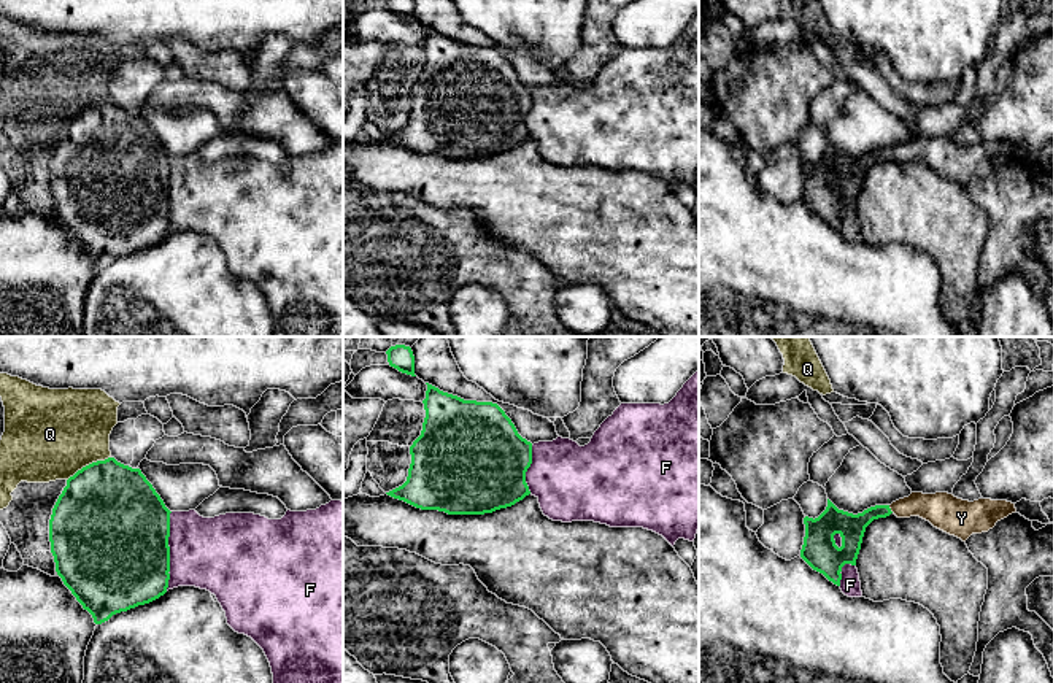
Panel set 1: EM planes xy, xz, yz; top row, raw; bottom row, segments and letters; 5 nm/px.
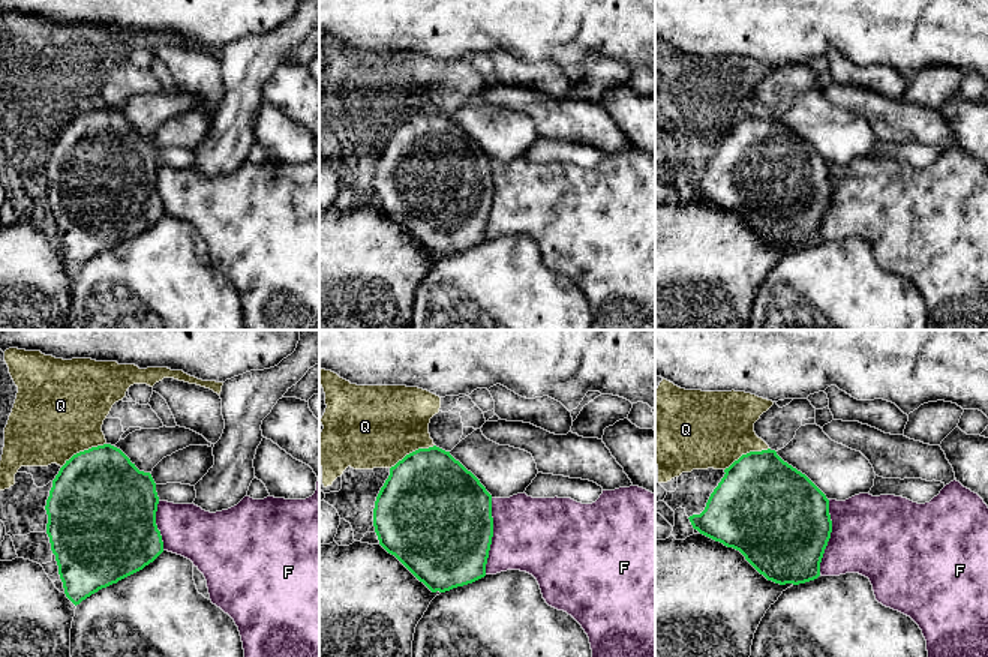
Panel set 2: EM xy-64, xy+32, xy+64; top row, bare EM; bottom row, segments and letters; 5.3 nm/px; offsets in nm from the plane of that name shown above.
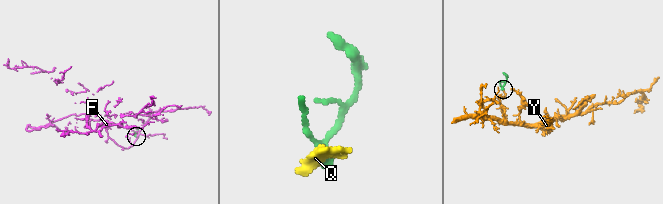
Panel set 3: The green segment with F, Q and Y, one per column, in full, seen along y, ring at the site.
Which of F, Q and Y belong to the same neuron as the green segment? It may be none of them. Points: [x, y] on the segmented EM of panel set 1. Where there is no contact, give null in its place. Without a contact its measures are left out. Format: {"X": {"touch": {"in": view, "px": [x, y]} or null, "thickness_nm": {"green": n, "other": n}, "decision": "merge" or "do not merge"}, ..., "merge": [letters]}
{"F": {"touch": {"in": "xy", "px": [169, 551]}, "thickness_nm": {"green": 500, "other": 380}, "decision": "do not merge"}, "Q": {"touch": {"in": "xy", "px": [89, 464]}, "thickness_nm": {"green": 480, "other": 460}, "decision": "do not merge"}, "Y": {"touch": {"in": "yz", "px": [890, 509]}, "thickness_nm": {"green": 140, "other": 170}, "decision": "merge"}, "merge": ["Y"]}

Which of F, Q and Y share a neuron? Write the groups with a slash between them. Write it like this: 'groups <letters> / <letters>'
groups F / Q / Y

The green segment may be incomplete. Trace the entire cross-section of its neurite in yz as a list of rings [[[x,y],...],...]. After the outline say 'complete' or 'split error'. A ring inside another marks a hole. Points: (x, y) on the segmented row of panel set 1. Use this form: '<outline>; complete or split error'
[[[912,492],[891,505],[875,505],[853,515],[839,510],[829,499],[818,518],[804,518],[805,537],[800,558],[829,581],[840,586],[842,567],[856,565],[866,527],[894,513],[897,518],[920,516],[934,527],[966,542],[972,534],[988,532],[997,521],[1015,513],[1007,500],[962,500],[948,492]]]; split error

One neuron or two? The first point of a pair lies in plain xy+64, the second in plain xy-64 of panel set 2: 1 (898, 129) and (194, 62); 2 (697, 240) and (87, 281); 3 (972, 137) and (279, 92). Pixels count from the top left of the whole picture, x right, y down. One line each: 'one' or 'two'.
1: two
2: two
3: one

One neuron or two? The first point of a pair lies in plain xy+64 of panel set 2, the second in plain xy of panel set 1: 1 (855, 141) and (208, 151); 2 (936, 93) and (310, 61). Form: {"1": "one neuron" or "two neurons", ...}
{"1": "two neurons", "2": "one neuron"}

